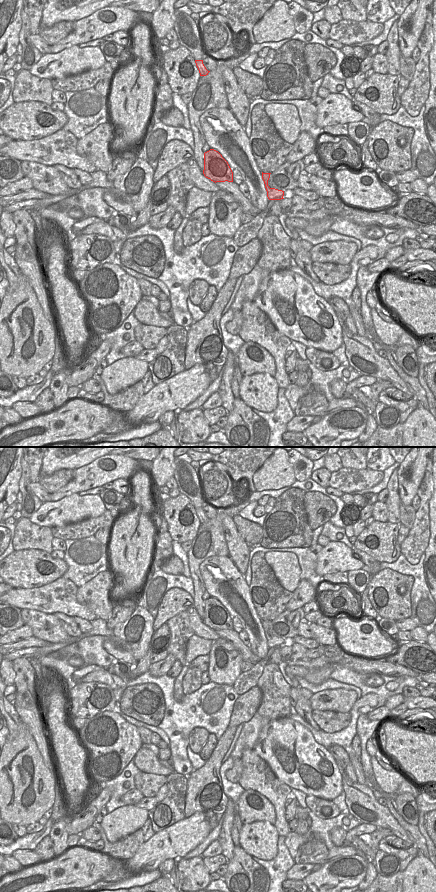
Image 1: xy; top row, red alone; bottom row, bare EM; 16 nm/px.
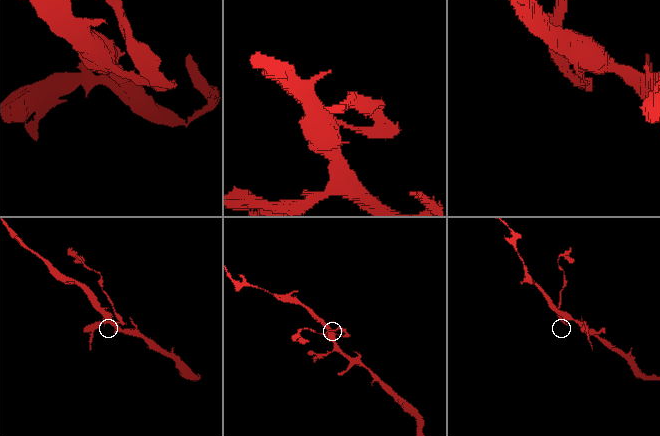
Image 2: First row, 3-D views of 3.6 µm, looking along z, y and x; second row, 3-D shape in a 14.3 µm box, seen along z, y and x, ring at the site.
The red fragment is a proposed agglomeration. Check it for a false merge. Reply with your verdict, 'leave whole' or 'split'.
split

